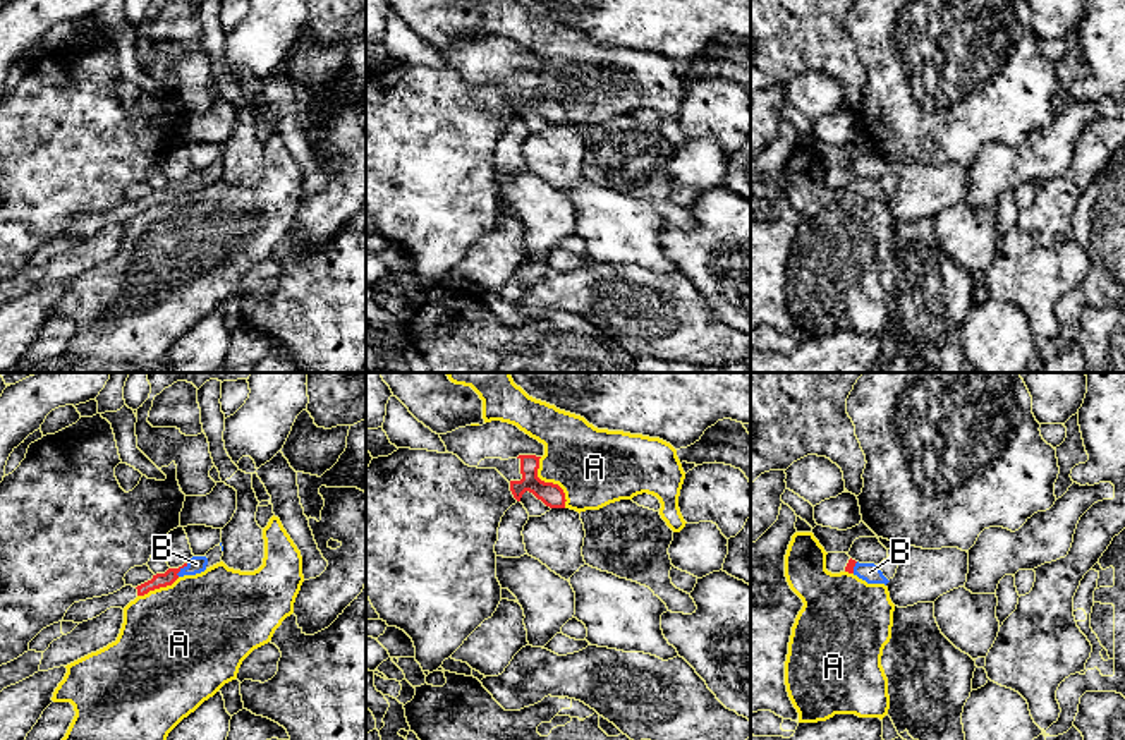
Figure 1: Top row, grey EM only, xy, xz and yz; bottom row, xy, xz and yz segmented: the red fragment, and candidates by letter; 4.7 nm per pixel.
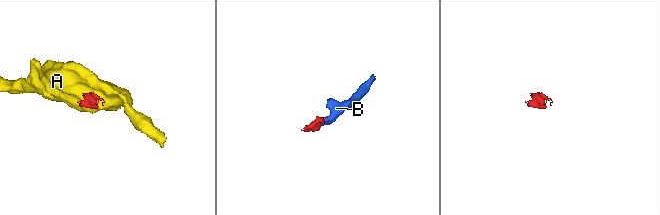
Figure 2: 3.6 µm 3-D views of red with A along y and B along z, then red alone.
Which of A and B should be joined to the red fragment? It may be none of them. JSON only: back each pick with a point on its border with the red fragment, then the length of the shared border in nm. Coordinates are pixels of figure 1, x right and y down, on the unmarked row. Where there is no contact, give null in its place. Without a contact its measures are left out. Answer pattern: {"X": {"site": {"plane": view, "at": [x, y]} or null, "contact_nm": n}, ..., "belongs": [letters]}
{"B": {"site": {"plane": "xy", "at": [182, 182]}, "contact_nm": 90}, "belongs": ["B"]}

